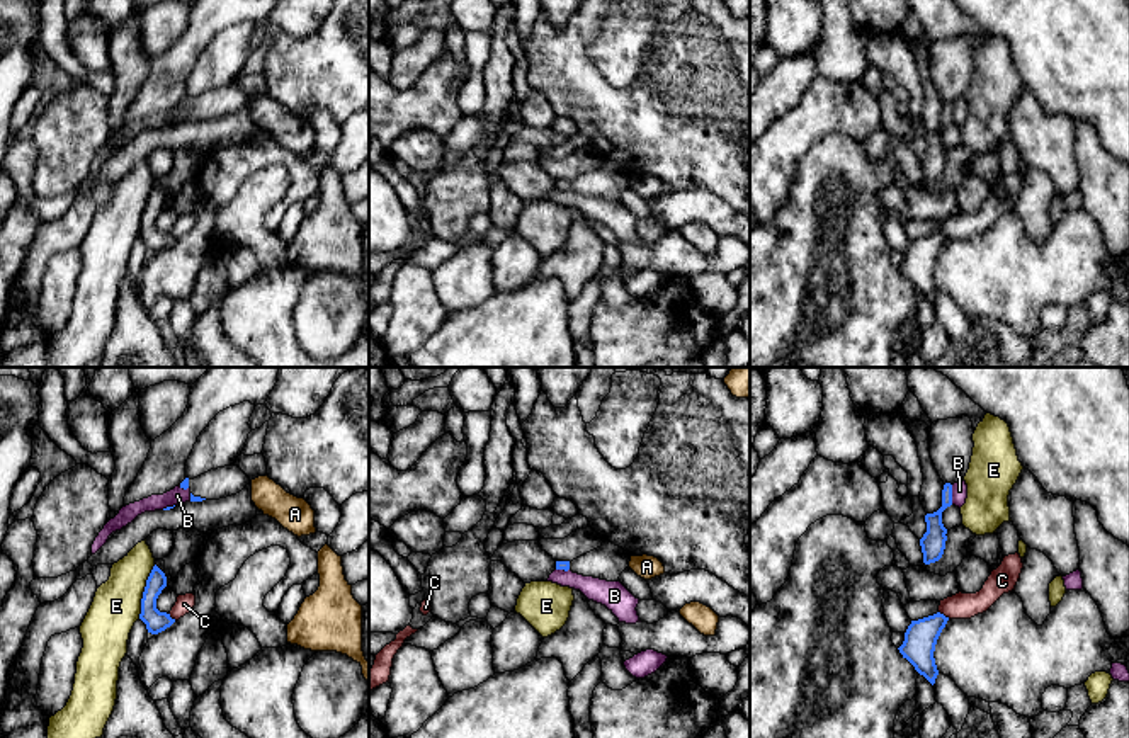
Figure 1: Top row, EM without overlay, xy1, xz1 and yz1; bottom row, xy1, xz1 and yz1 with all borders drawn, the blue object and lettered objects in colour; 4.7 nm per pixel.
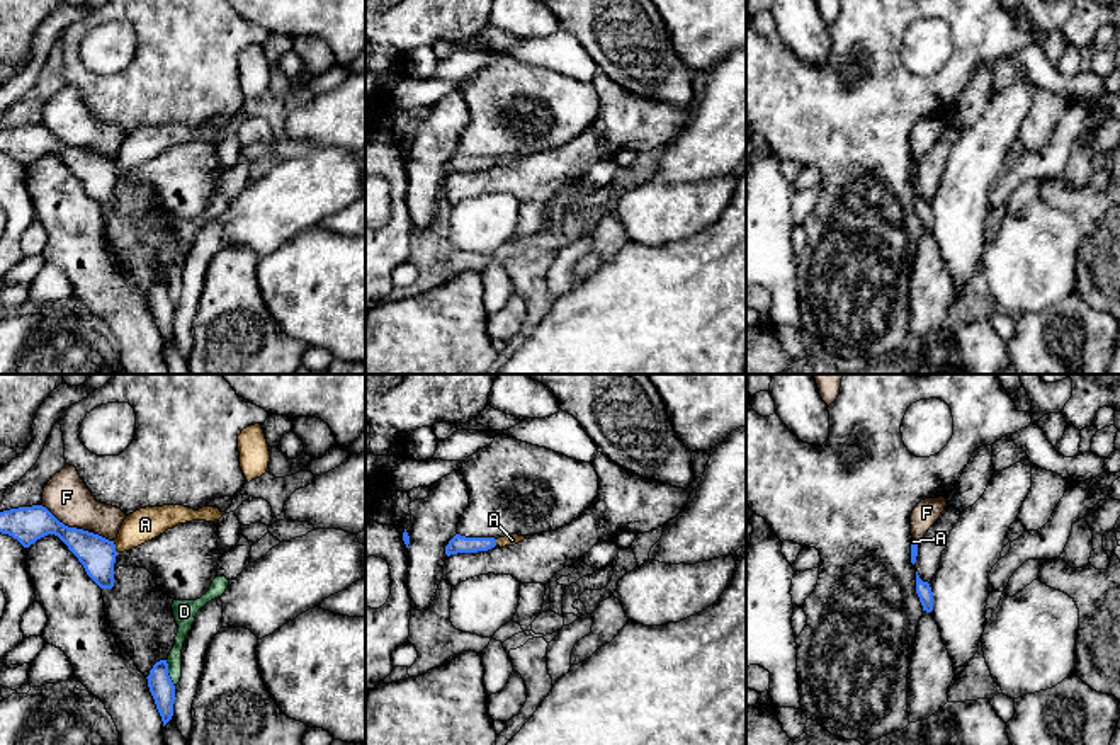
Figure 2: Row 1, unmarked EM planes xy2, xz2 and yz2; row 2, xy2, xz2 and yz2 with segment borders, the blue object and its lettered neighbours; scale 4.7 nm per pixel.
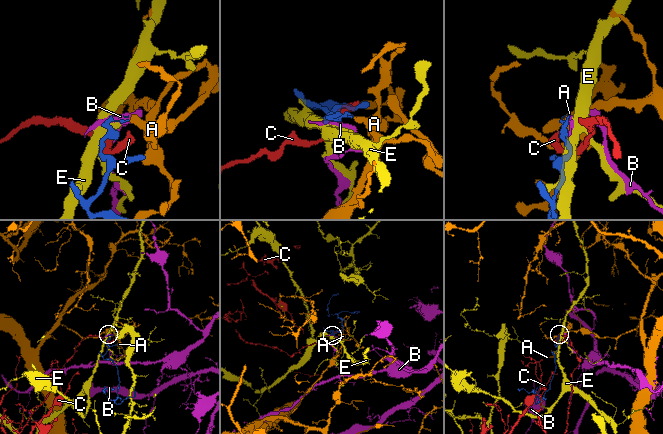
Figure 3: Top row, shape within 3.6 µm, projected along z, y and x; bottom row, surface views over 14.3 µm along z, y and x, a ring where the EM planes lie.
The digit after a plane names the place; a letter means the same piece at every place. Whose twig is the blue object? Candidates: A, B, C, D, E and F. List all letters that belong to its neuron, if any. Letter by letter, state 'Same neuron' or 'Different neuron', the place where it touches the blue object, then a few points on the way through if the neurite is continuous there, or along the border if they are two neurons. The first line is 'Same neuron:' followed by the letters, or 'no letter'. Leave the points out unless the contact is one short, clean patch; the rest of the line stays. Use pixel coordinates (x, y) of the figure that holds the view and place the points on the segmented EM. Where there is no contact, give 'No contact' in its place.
Same neuron: no letter
A: Different neuron. Touches blue at xy2 (114, 546). Boundary: xy2 (113, 541), (118, 551)
B: Different neuron. Touches blue at yz1 (951, 495). Boundary: yz1 (951, 485), (953, 504)
C: Different neuron. Touches blue at yz1 (942, 614). Boundary: yz1 (939, 611), (949, 618)
D: Different neuron. Touches blue at xy2 (167, 674)
E: Different neuron. Touches blue at xy1 (143, 592)
F: Different neuron. Touches blue at xy2 (63, 524). Boundary: xy2 (41, 504), (65, 524), (87, 531)

